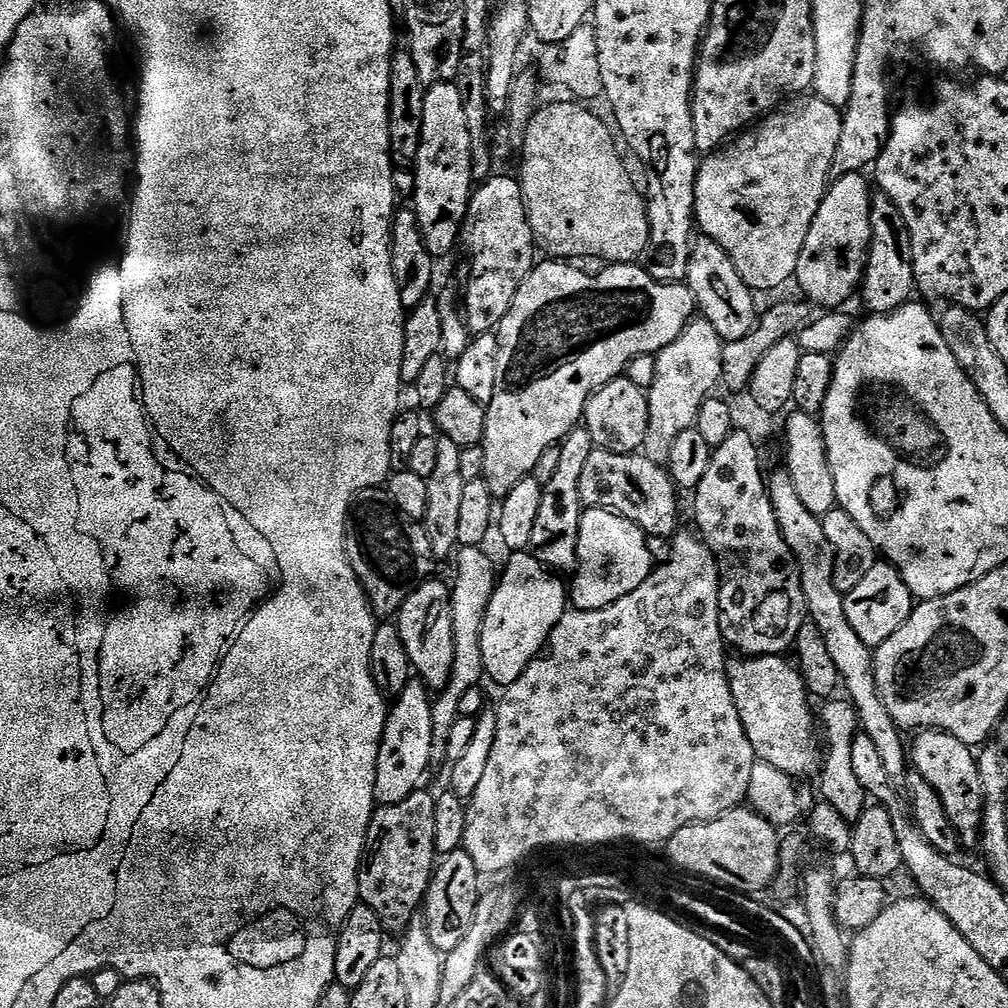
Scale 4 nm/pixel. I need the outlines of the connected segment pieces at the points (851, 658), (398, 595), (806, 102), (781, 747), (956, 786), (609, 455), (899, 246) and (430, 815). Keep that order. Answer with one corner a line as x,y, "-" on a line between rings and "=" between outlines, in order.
780,468
773,475
771,473
767,485
779,528
786,539
786,544
795,555
796,564
800,567
803,594
807,598
811,621
818,626
826,638
826,648
834,659
836,669
840,672
849,699
856,707
857,719
865,735
870,736
872,741
884,744
887,753
898,754
904,748
899,739
902,732
880,698
873,649
868,648
850,626
849,619
846,617
845,595
834,586
833,574
836,569
836,559
833,547
826,537
823,521
811,514
810,510
803,505
787,469
=
383,487
364,488
352,501
346,547
354,574
368,595
373,613
380,618
392,618
399,613
410,589
429,575
428,559
434,556
427,528
421,521
402,514
=
815,94
805,95
803,98
793,98
783,106
776,109
775,112
763,117
755,125
756,132
749,131
731,142
725,143
719,150
705,155
699,161
699,172
696,176
696,214
695,223
699,231
704,231
709,241
720,245
721,250
727,254
734,262
740,277
746,282
746,286
752,289
753,293
768,292
771,288
780,288
784,283
791,281
796,274
799,255
802,254
803,244
806,242
807,234
810,232
810,226
814,218
820,213
820,203
824,200
824,193
830,187
830,177
832,176
832,163
834,154
838,150
838,142
842,138
842,122
844,117
841,109
837,105
821,100
=
783,655
750,656
736,658
730,664
730,679
732,682
732,697
738,706
742,724
750,738
750,746
754,746
757,761
782,770
787,776
815,777
822,768
822,740
818,735
818,720
814,708
808,705
810,693
805,685
804,677
795,663
787,664
=
924,730
917,736
920,737
912,748
912,760
916,763
917,770
924,775
921,776
923,783
940,795
946,814
957,833
979,833
984,818
984,791
977,753
949,732
=
596,448
586,458
580,483
580,501
585,508
605,508
633,520
649,537
676,535
680,524
680,500
676,497
678,485
667,467
650,462
642,454
608,452
=
884,198
873,207
872,210
872,246
868,255
867,268
864,271
862,281
862,293
864,292
864,304
875,314
887,314
896,312
913,299
912,292
917,291
916,275
912,265
912,243
908,237
908,227
902,218
902,214
896,209
896,205
891,200
=
421,790
397,804
377,807
368,827
368,844
358,874
359,903
370,906
389,933
403,933
421,911
438,863
434,842
436,796

